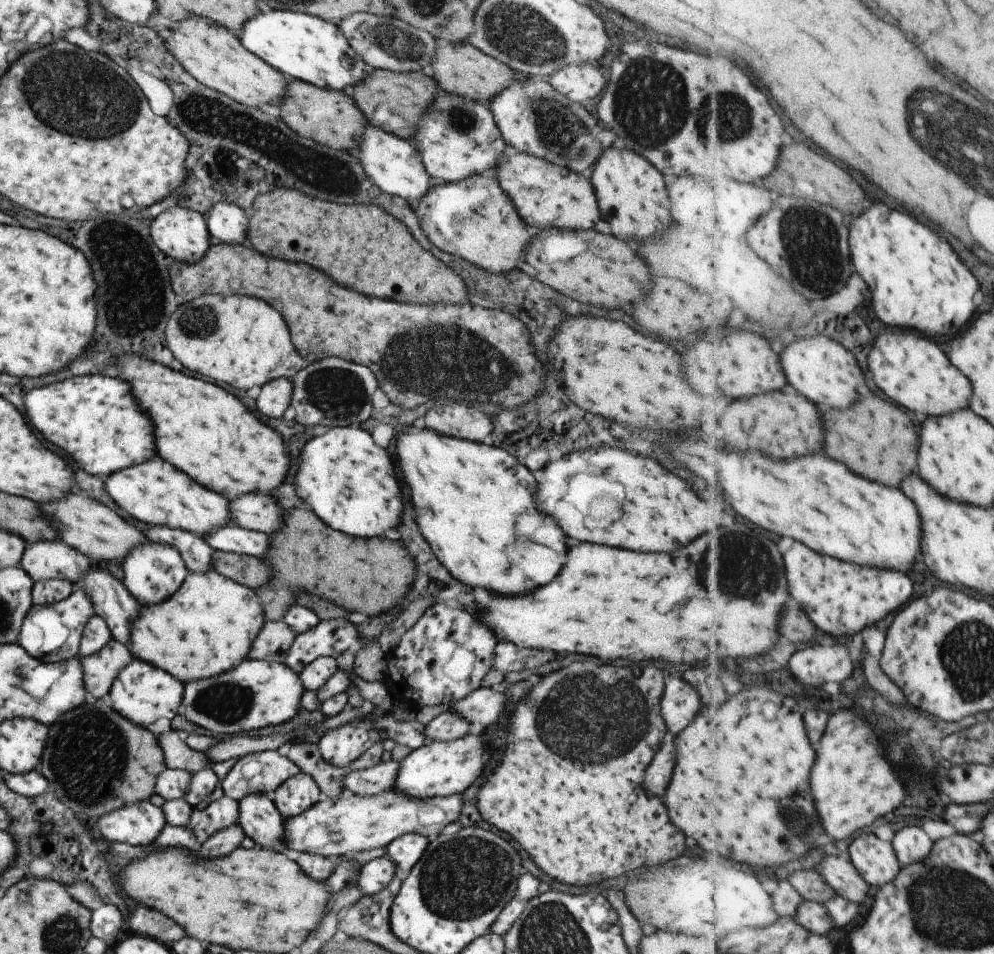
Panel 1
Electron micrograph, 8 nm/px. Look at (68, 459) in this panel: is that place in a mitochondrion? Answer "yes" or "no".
no

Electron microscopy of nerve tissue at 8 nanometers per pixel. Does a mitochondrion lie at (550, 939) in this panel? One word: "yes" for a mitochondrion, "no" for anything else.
yes

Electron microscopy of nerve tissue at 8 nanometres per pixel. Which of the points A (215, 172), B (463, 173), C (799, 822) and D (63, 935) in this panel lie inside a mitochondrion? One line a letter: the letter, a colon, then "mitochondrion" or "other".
A: mitochondrion
B: other
C: mitochondrion
D: mitochondrion

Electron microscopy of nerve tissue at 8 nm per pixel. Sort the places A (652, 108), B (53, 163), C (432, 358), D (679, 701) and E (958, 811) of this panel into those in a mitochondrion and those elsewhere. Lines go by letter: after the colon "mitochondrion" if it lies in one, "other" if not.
A: mitochondrion
B: other
C: mitochondrion
D: other
E: other

